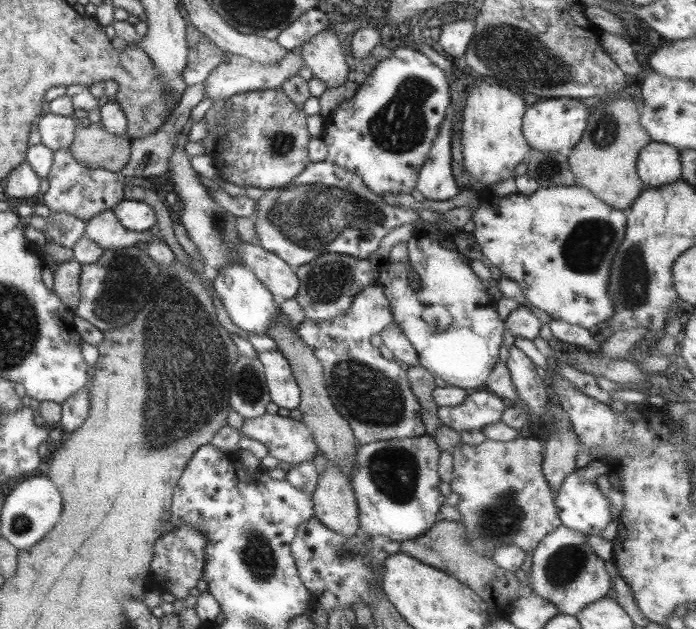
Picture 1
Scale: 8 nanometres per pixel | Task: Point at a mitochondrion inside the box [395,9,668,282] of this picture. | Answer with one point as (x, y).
(505, 47)

